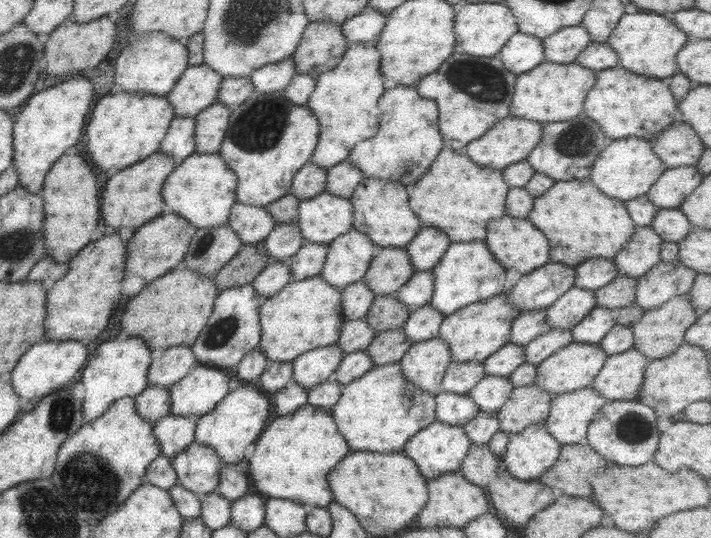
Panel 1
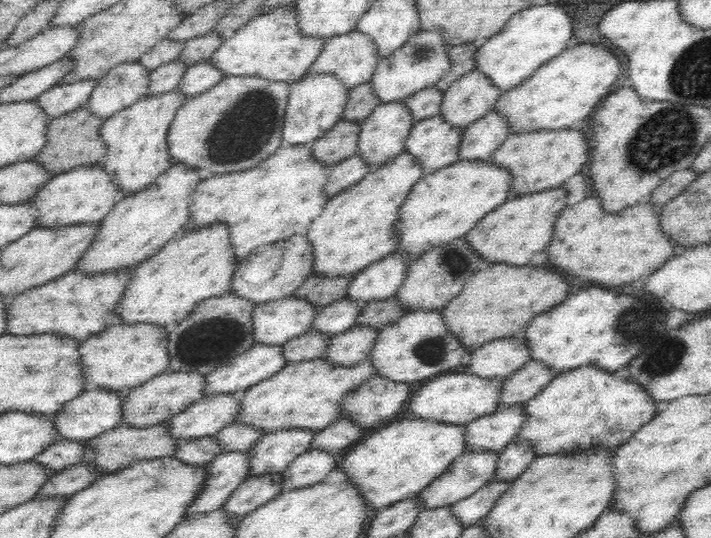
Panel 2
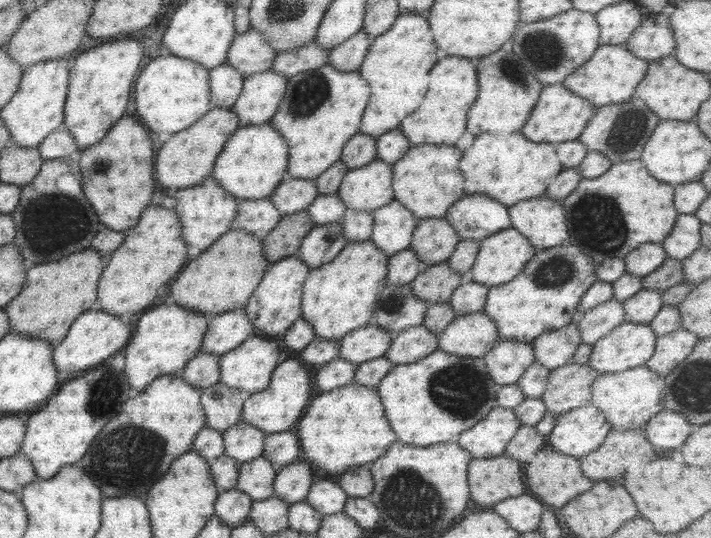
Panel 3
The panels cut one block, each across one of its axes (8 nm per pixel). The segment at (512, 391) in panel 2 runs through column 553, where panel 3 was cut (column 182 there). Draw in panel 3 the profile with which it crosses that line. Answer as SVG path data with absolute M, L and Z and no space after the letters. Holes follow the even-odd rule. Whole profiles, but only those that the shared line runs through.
M199 352L189 362L182 371L179 371L177 377L182 379L185 384L201 391L218 382L219 362L218 357L213 354Z

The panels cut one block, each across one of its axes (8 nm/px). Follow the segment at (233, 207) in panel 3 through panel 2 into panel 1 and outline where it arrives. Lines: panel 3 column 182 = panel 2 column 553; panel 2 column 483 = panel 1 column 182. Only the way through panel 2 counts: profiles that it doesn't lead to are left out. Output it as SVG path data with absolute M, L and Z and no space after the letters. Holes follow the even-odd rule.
M163 212L143 226L137 227L126 241L127 251L125 251L125 261L123 261L124 278L135 276L148 283L167 274L183 259L195 231L196 229L181 216Z

